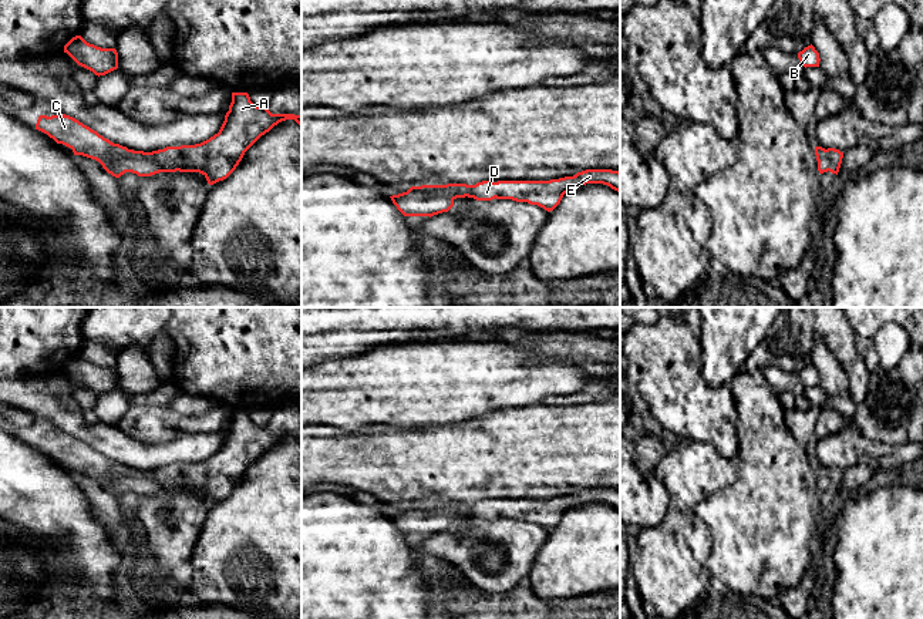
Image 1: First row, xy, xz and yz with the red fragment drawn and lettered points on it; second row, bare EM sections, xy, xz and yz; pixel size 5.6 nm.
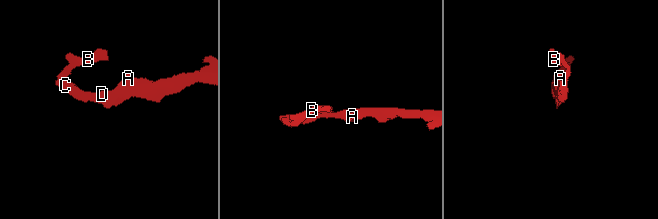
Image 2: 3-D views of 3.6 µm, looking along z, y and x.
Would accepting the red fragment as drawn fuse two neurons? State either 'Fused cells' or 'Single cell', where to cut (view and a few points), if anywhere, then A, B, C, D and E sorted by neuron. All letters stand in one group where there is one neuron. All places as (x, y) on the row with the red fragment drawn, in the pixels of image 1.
Single cell. No split. Groups: A B C D E

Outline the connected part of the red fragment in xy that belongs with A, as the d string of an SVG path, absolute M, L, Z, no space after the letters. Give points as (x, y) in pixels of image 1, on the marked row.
M232 92L232 102L218 134L195 145L166 147L144 152L114 144L70 115L40 115L36 129L57 144L98 161L115 178L125 172L151 176L159 172L199 172L209 185L226 179L239 165L245 152L282 121L294 120L302 127L302 115L272 114L257 107L247 92Z

